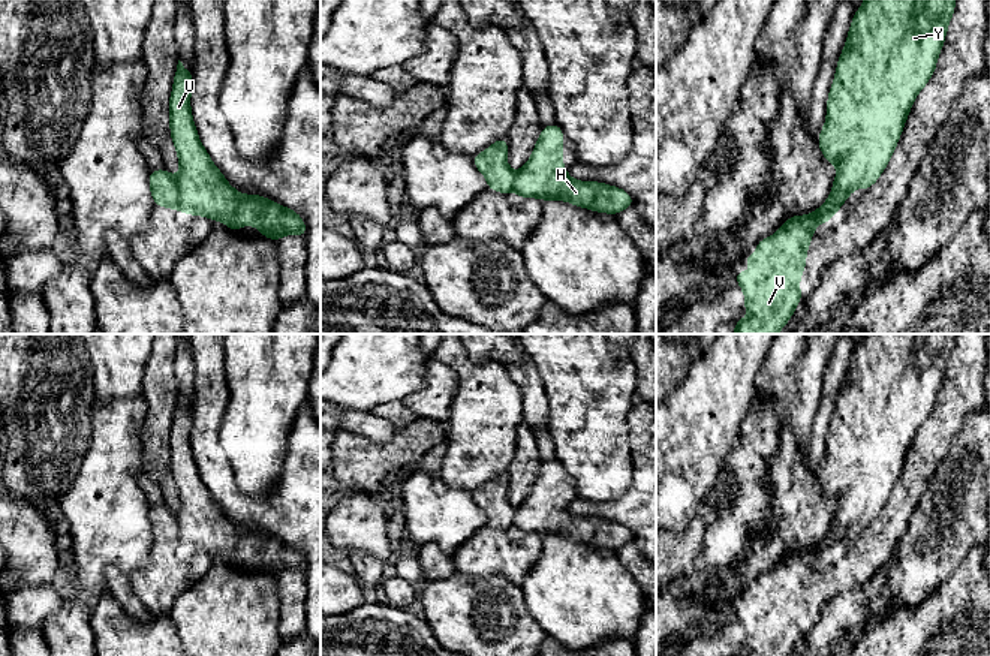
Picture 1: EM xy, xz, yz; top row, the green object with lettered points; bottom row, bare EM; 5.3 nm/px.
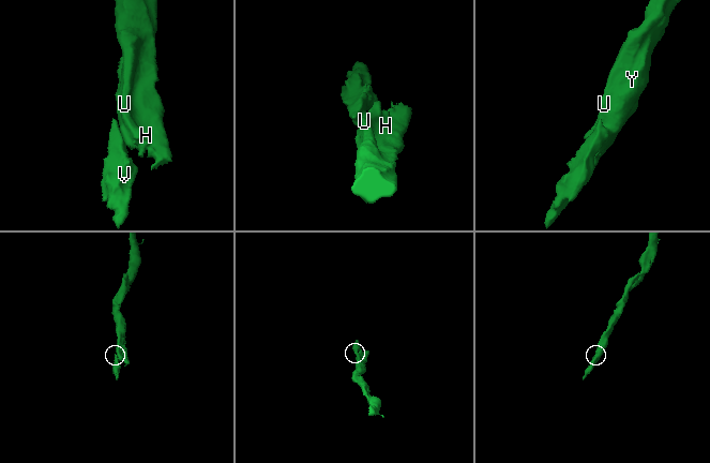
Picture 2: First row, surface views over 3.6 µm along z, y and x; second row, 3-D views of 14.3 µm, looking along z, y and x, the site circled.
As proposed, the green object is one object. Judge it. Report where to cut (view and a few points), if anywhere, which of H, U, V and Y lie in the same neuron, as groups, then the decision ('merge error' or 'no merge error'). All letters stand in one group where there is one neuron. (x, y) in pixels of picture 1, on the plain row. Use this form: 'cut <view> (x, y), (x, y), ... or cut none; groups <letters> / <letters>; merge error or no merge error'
cut xy (174, 514), (178, 523), (178, 536), (184, 547); groups H U Y / V; merge error

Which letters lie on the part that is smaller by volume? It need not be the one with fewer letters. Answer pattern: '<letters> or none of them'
V

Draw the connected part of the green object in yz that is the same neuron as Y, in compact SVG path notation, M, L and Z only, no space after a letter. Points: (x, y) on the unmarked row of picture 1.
M864 334L857 344L830 422L825 460L818 472L824 494L837 502L831 530L840 541L857 523L869 526L888 502L914 436L936 406L956 335L924 334L918 343L918 334Z

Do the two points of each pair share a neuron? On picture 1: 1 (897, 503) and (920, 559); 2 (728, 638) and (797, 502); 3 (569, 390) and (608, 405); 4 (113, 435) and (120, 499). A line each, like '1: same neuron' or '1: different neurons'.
1: different neurons
2: different neurons
3: same neuron
4: same neuron

